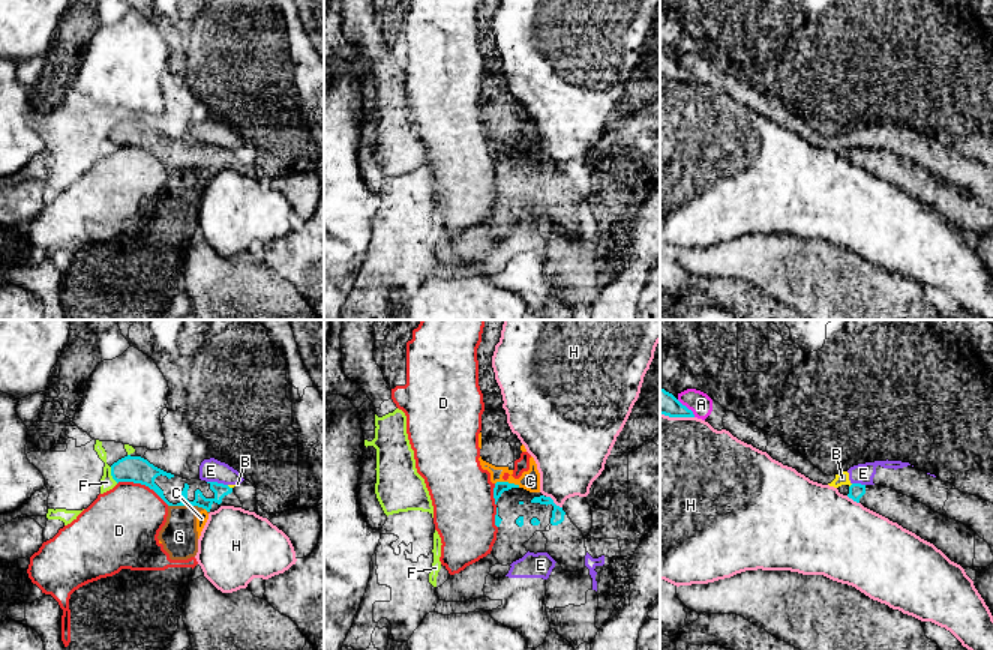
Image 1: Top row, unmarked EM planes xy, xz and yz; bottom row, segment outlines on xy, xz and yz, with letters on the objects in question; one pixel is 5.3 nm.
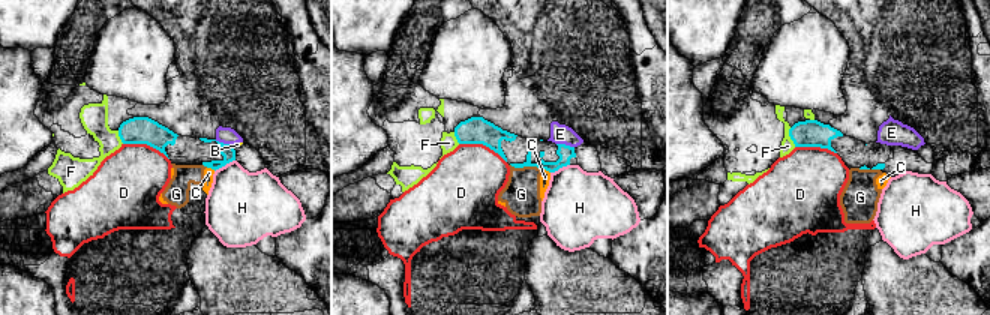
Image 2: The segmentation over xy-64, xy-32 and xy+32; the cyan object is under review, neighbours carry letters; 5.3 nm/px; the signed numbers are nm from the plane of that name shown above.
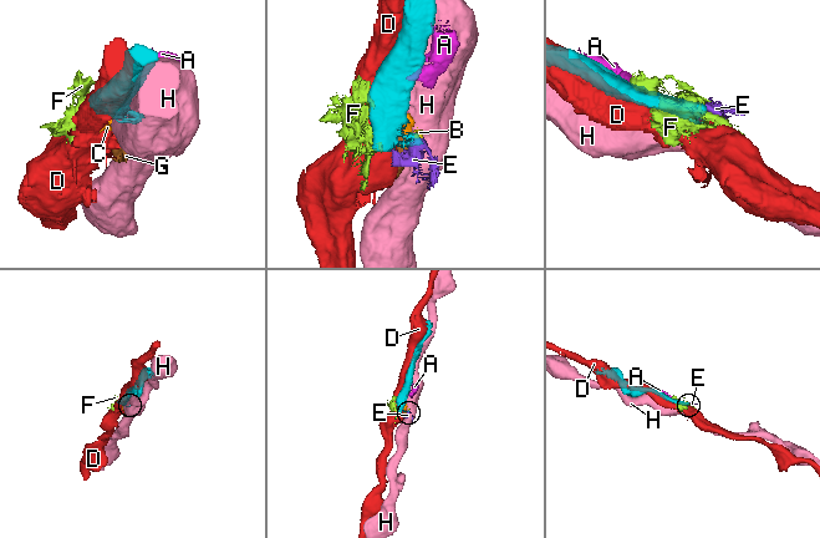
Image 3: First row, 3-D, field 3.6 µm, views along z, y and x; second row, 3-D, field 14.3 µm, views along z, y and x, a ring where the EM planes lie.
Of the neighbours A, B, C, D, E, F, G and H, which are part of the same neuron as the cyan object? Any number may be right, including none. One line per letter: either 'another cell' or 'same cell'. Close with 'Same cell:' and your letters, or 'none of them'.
A: another cell
B: another cell
C: another cell
D: another cell
E: another cell
F: another cell
G: another cell
H: another cell
Same cell: none of them

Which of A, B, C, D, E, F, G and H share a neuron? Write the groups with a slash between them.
A B E / C G / D / F / H

